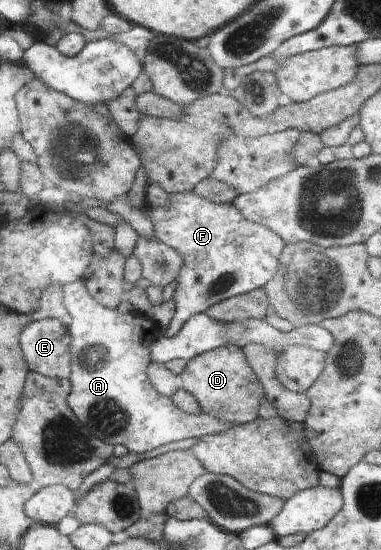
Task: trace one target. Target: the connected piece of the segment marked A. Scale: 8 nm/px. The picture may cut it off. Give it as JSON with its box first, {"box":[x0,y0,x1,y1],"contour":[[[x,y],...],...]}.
{"box":[62,281,238,454],"contour":[[[82,281],[65,284],[62,290],[65,307],[71,316],[71,323],[68,326],[71,339],[71,375],[68,378],[71,382],[71,392],[66,397],[66,404],[86,428],[92,428],[92,432],[100,436],[100,440],[108,440],[110,444],[122,444],[134,454],[144,454],[162,444],[186,440],[193,436],[194,438],[212,436],[238,425],[214,418],[202,411],[197,413],[181,411],[169,396],[154,390],[146,369],[151,361],[151,346],[161,332],[155,320],[140,312],[124,314],[117,309],[109,309],[88,292],[87,285]]]}

